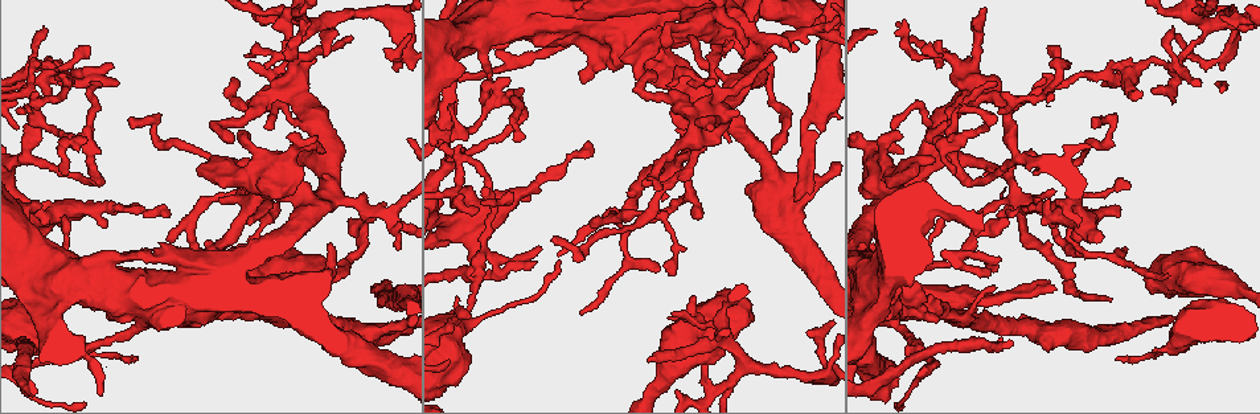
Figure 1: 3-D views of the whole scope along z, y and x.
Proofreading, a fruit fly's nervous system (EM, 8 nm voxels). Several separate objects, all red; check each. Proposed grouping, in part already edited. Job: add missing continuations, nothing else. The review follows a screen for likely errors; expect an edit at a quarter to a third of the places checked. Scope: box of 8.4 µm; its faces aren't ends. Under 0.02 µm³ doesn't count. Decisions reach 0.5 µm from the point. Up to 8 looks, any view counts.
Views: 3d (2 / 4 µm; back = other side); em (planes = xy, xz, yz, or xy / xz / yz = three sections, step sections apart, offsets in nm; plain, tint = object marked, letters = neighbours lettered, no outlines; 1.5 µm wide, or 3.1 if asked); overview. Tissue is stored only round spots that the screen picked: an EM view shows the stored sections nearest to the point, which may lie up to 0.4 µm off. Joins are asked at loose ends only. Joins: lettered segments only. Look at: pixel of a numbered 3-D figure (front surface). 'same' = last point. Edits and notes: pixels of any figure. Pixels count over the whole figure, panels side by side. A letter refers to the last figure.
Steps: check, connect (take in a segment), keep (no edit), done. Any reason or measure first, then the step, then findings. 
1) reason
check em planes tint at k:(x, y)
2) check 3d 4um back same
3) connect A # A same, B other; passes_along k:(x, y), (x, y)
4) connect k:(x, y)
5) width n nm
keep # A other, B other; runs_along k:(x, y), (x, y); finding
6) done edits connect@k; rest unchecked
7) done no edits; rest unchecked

branch stops here
check 3d 4um back at 1:(465, 67)

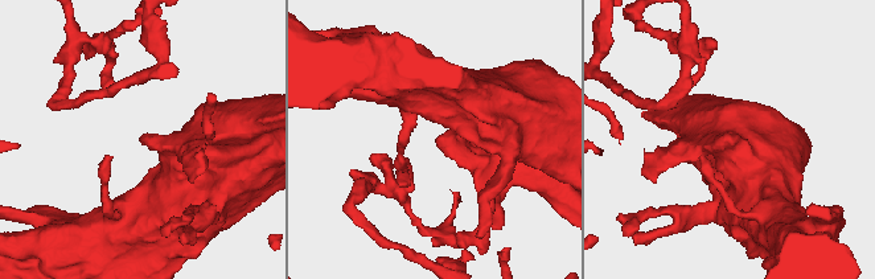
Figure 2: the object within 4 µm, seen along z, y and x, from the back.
check em xz step 8 tint at 2:(729, 135)

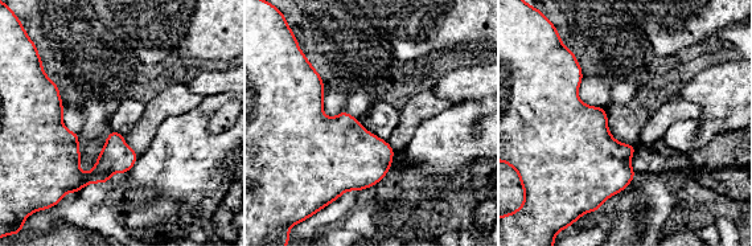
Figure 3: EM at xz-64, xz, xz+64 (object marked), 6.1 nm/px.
cut it another way
check em planes letters same

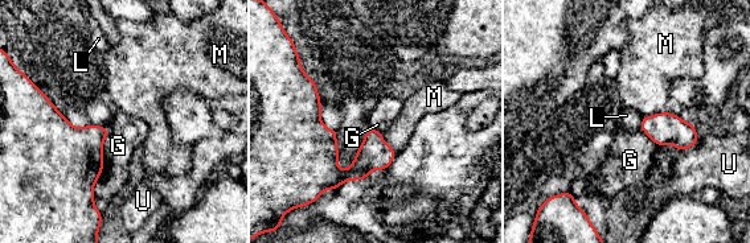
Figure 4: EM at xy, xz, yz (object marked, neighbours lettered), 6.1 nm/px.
keep # G other, L other, M other, U other; border 4:(666, 111), (642, 118); no lettered segment goes on from it

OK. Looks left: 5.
thin end
check 3d 2um back at 1:(350, 40)

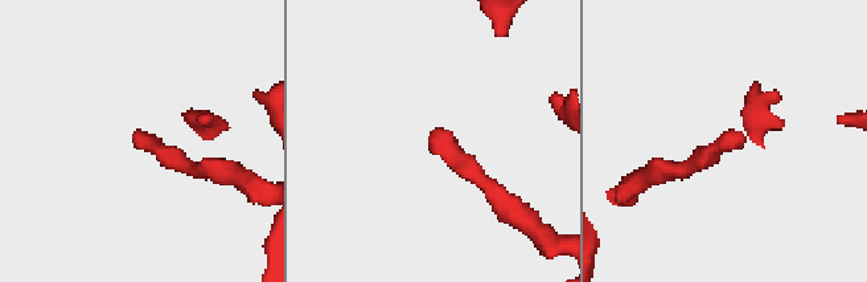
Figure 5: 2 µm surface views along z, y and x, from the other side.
need the tissue
check em xy step 4 letters at 5:(736, 137)

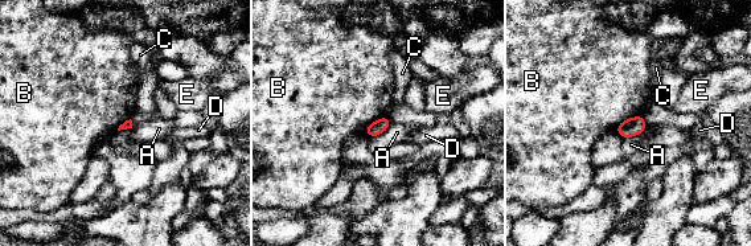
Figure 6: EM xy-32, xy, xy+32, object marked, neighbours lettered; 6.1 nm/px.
check em planes letters same

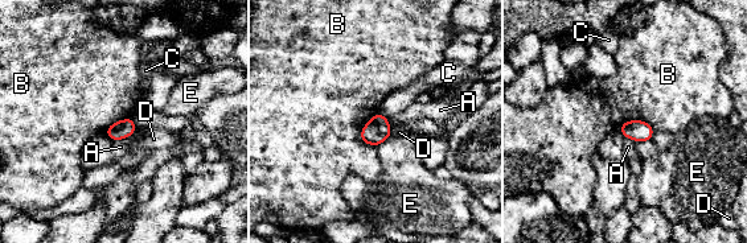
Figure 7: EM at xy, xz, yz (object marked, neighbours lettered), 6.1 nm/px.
width 110 nm
keep # A other, B other, C other, D other, E other; border 7:(378, 111), (360, 135), (373, 147); no lettered segment goes on from it

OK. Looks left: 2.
branch stops here
check em planes plain at 1:(700, 218)

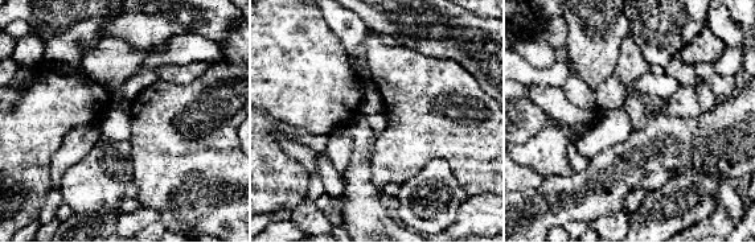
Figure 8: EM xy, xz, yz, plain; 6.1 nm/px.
check em planes letters same

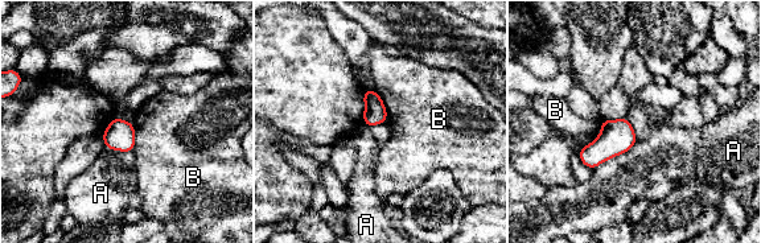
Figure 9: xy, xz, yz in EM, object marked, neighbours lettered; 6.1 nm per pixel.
keep # A other, B other; none of them fits

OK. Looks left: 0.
done no edits; rest unchecked

